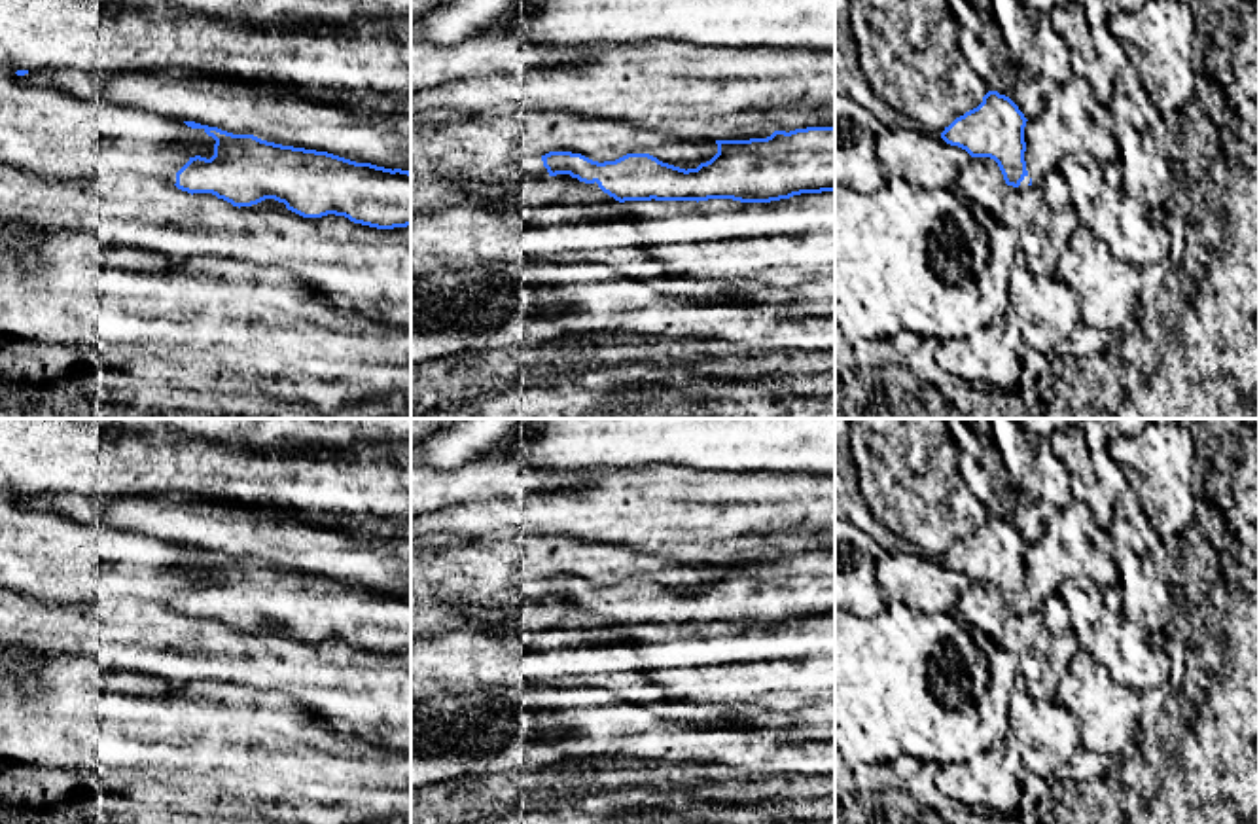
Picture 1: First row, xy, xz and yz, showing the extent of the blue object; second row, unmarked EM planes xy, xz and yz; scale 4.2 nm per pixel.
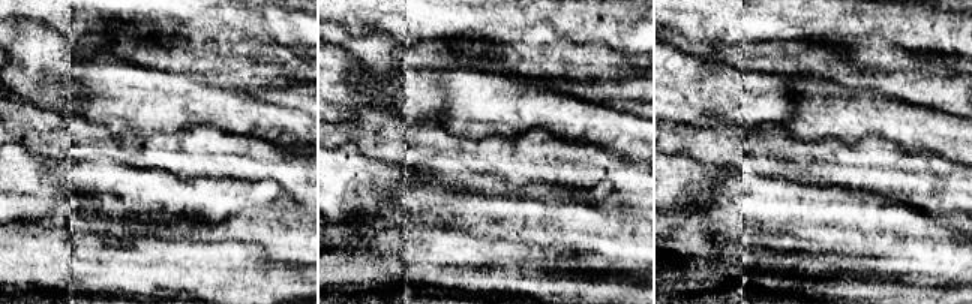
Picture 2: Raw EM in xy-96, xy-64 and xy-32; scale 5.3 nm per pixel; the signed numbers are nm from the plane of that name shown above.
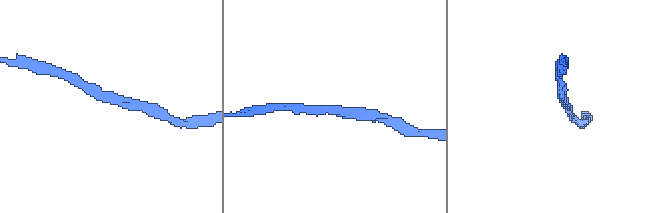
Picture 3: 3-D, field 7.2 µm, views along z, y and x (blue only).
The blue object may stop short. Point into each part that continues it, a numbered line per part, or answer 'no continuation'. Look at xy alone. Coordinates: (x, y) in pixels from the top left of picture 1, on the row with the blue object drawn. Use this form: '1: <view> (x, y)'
no continuation

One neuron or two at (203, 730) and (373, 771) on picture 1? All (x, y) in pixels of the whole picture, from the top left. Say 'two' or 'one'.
one

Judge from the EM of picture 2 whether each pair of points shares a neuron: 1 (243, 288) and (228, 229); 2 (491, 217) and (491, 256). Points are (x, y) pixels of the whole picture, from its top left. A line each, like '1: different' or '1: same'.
1: different
2: different

